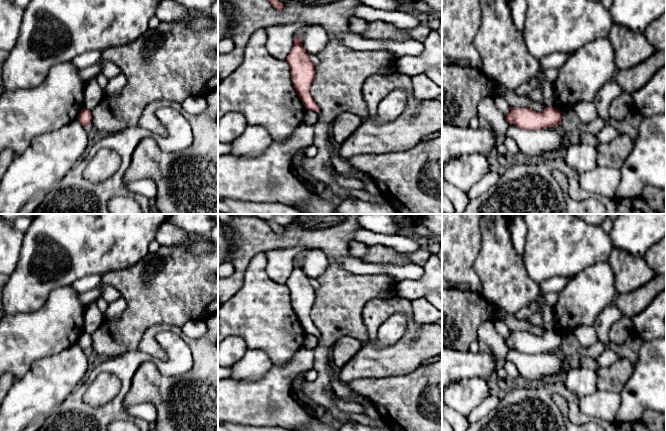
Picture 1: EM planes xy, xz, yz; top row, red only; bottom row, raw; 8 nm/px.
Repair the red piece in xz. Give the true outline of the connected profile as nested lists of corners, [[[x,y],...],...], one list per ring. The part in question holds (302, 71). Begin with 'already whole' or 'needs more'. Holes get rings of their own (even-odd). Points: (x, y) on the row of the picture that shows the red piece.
already whole; [[[295,35],[293,46],[286,58],[290,66],[290,76],[301,101],[307,110],[319,112],[310,88],[315,77],[315,65],[311,62],[309,54],[303,47],[299,35]]]

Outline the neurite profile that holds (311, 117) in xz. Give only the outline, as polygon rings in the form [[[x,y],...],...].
[[[306,110],[303,124],[315,126],[318,121],[318,112],[315,112],[313,110]]]

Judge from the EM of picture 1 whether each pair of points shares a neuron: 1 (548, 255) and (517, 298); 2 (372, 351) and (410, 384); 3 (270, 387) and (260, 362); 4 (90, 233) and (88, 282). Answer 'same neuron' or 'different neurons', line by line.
1: different neurons
2: different neurons
3: different neurons
4: different neurons

